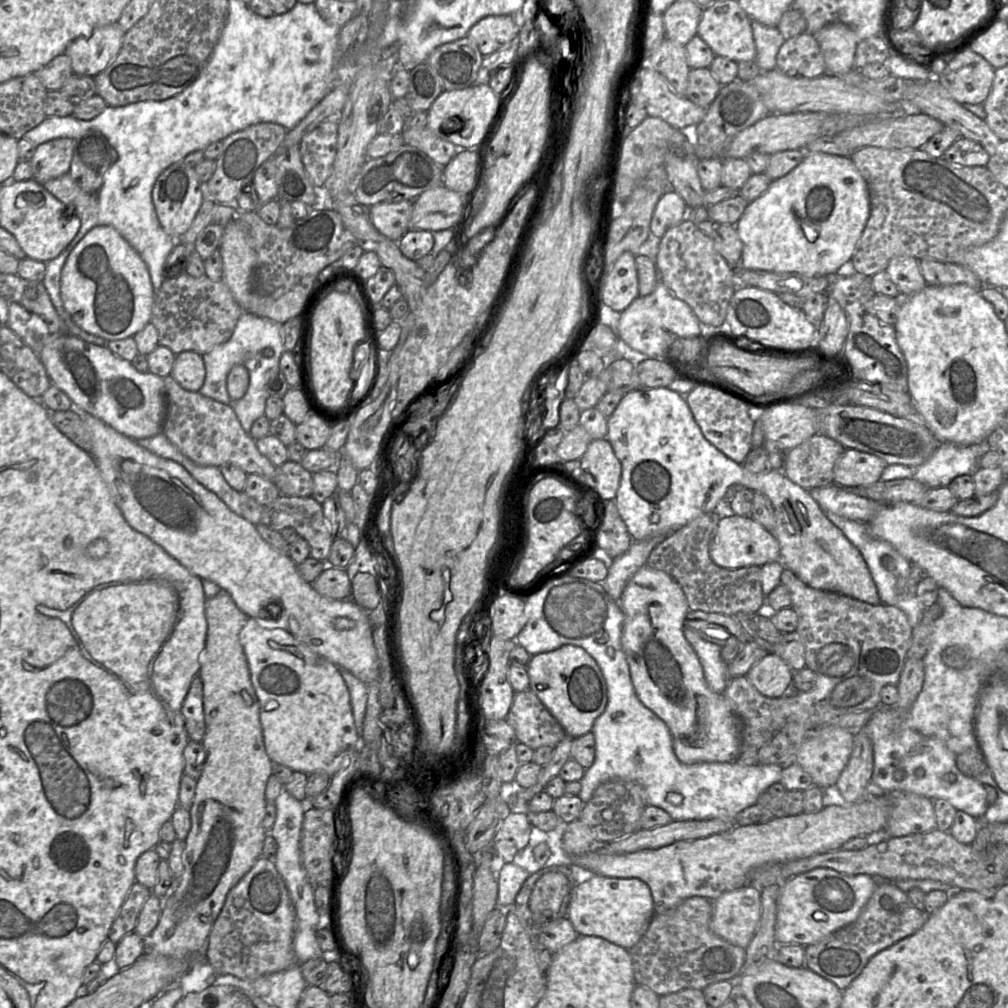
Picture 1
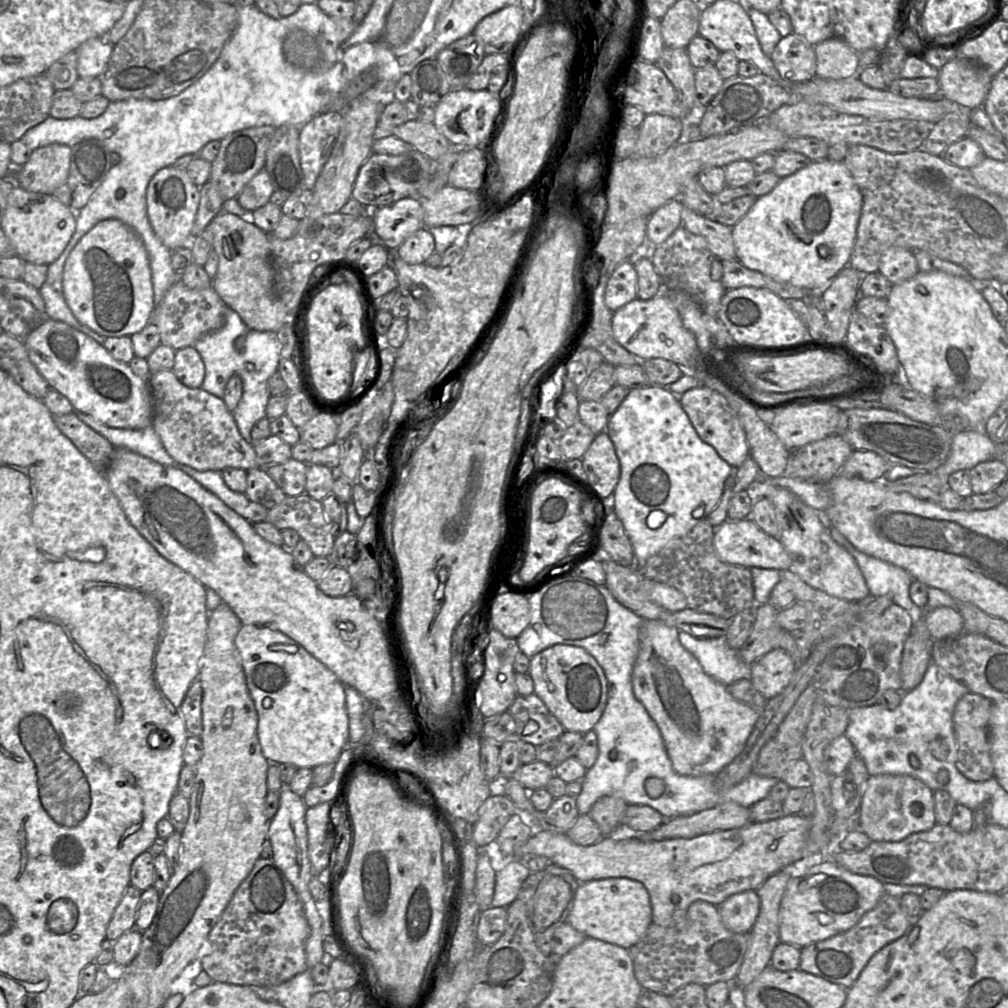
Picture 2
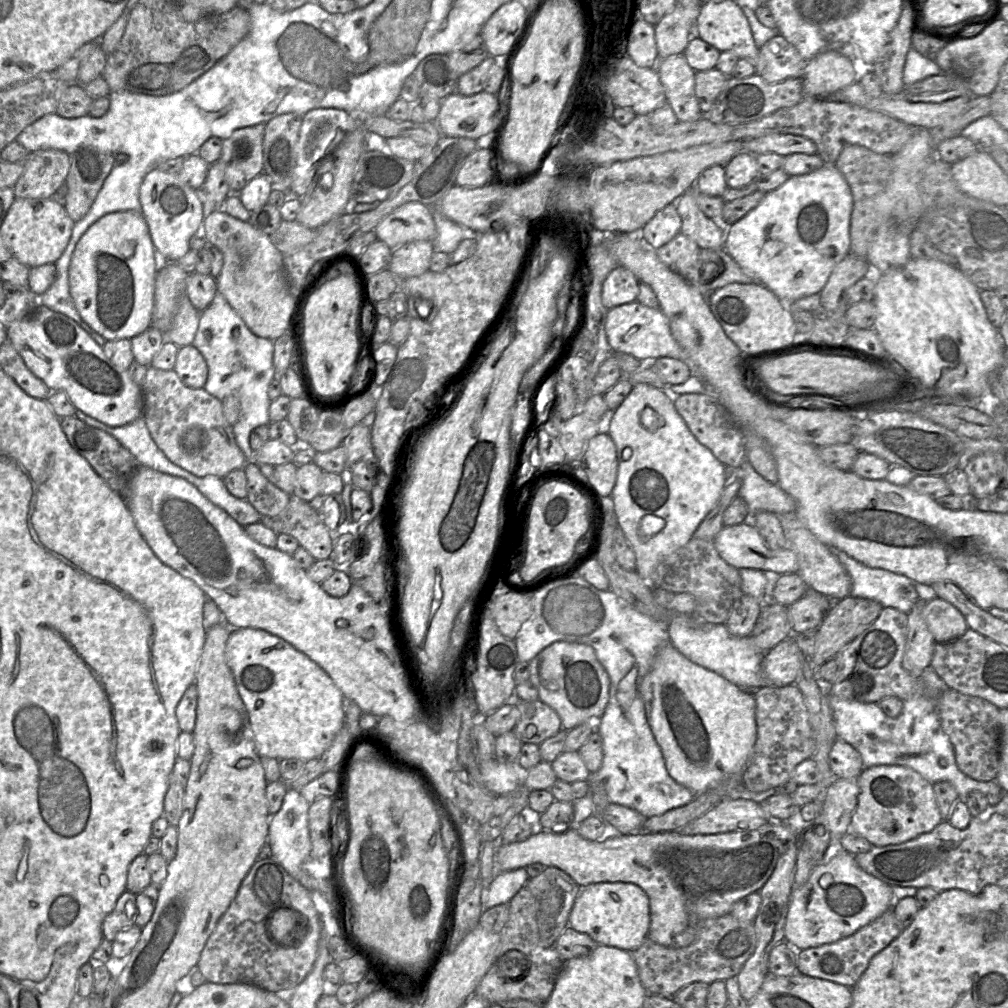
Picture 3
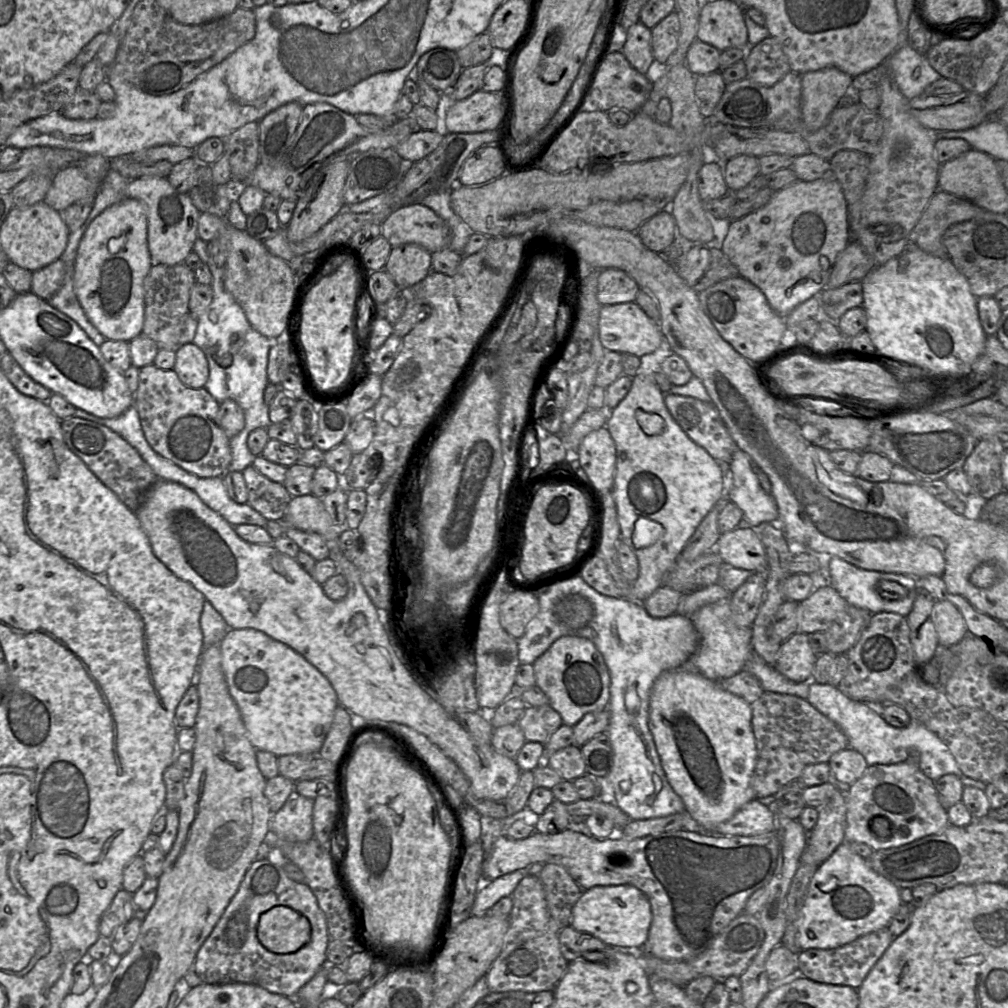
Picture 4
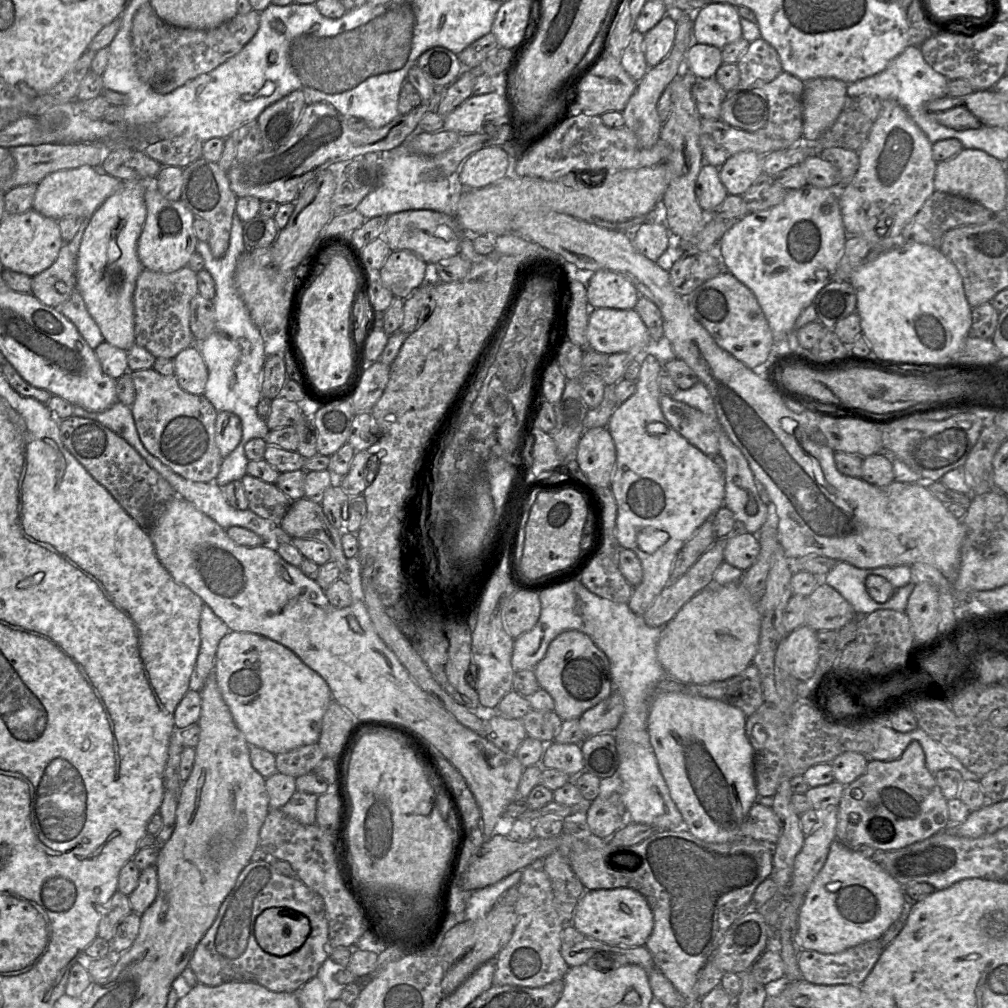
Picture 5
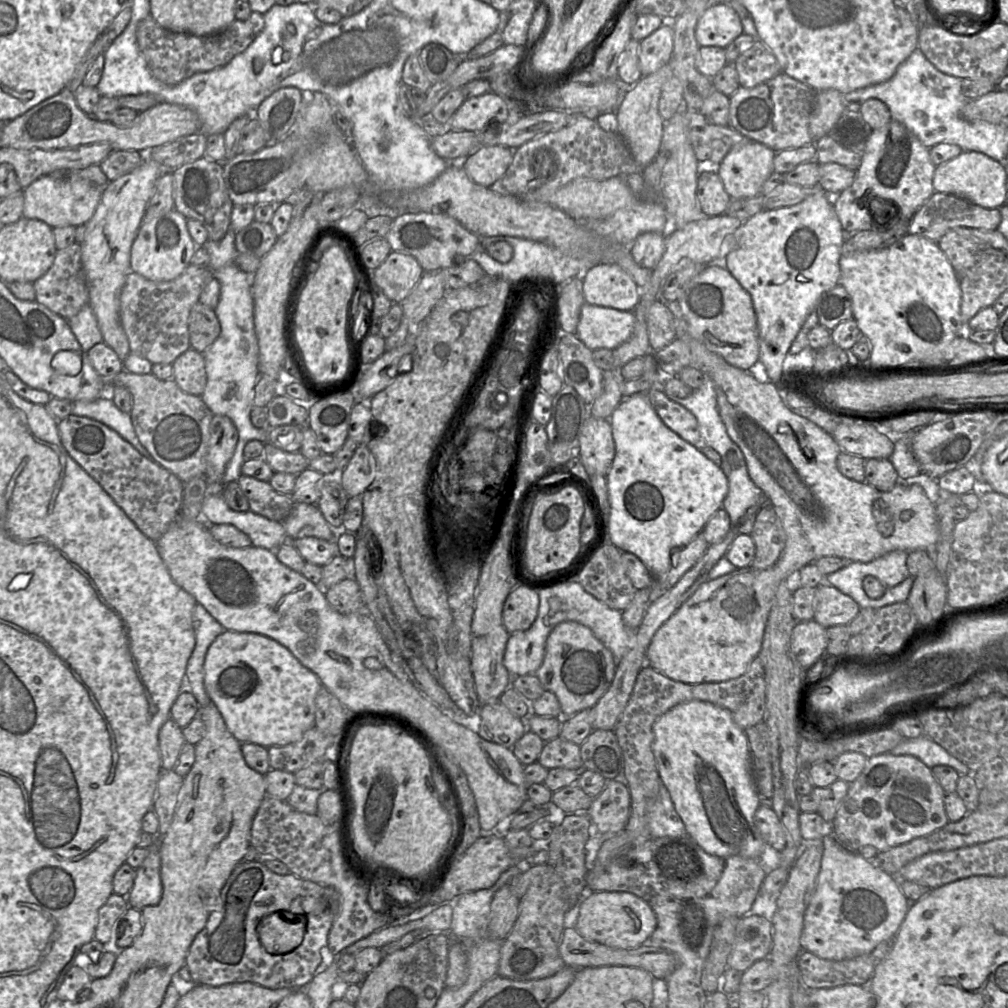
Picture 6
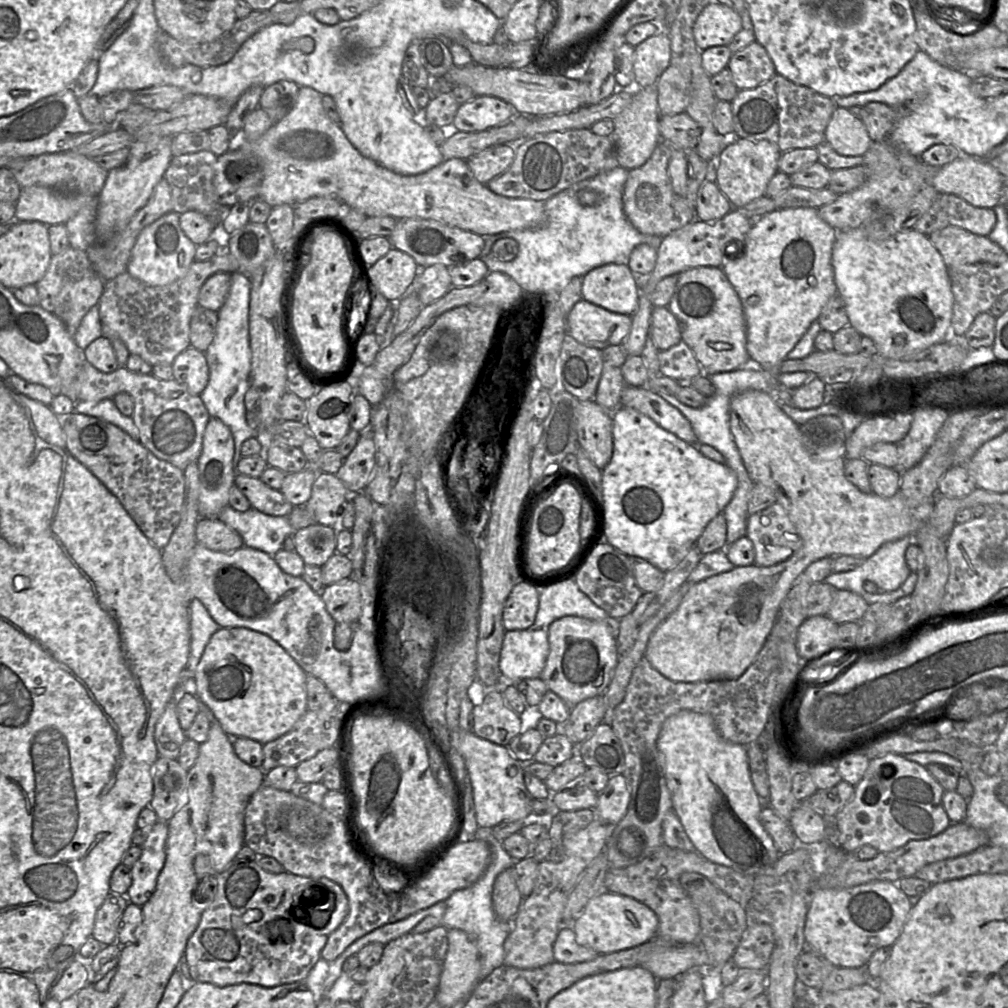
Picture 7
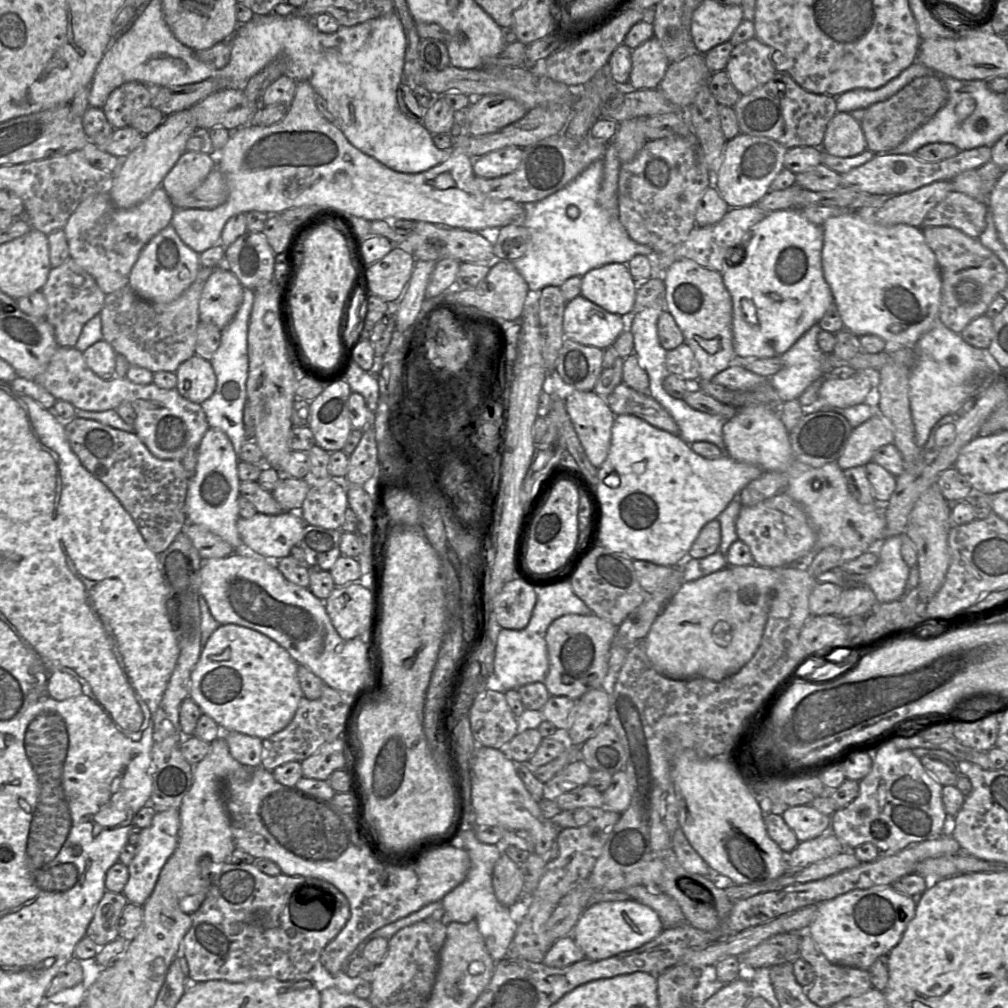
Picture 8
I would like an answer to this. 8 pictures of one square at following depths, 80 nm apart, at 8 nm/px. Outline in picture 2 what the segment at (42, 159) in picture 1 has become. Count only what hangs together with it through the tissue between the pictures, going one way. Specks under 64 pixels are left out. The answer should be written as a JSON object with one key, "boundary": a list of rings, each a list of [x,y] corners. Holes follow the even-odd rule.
{"boundary":[[[53,143],[32,151],[29,160],[19,169],[15,184],[23,189],[52,194],[67,183],[71,147]]]}

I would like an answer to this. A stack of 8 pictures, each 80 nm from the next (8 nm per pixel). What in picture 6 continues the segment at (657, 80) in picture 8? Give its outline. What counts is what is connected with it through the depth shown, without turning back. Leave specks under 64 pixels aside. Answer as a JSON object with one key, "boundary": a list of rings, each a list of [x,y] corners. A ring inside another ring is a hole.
{"boundary":[[[668,22],[640,41],[639,68],[642,76],[648,76],[667,65],[672,57],[673,45],[674,31]]]}

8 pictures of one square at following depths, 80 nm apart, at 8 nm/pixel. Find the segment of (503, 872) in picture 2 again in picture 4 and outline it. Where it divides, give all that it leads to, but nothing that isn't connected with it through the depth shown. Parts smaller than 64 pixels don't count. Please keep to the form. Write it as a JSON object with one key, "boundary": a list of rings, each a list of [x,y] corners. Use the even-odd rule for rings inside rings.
{"boundary":[[[529,868],[518,869],[494,880],[484,881],[476,893],[471,916],[483,916],[503,897],[511,896],[518,883],[528,874]]]}

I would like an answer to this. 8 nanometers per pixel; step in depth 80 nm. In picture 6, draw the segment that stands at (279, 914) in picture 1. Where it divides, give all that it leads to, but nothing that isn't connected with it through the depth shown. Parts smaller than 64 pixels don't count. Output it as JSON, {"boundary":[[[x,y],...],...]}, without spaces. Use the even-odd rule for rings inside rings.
{"boundary":[[[241,861],[233,869],[222,888],[215,910],[209,914],[205,927],[196,935],[190,946],[185,965],[190,971],[192,982],[213,987],[251,982],[270,989],[305,988],[315,976],[315,971],[321,963],[321,949],[327,946],[328,935],[339,907],[339,893],[332,887],[301,879],[290,873],[278,875],[262,862]],[[277,911],[303,915],[306,920],[306,931],[302,943],[285,954],[268,953],[262,946],[257,933],[259,922],[266,915]]]}

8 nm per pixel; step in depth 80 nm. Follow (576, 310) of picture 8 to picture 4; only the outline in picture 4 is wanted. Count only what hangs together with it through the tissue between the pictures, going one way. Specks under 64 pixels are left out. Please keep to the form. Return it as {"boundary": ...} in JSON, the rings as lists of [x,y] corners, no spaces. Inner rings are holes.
{"boundary":[[[636,302],[603,305],[599,316],[599,338],[606,350],[642,357],[655,352],[664,342],[660,324],[650,319]]]}

